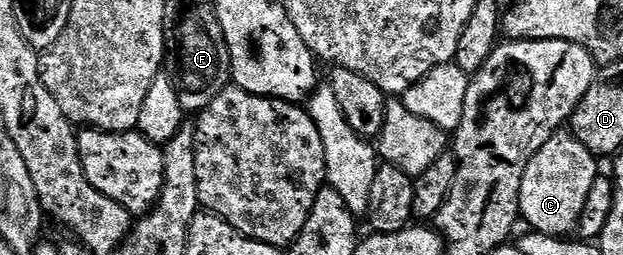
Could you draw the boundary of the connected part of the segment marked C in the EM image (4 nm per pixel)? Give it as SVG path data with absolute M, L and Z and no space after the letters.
M568 129L555 131L552 138L542 143L524 169L516 204L519 216L541 235L564 237L570 229L577 228L582 217L592 181L600 177L599 160Z

